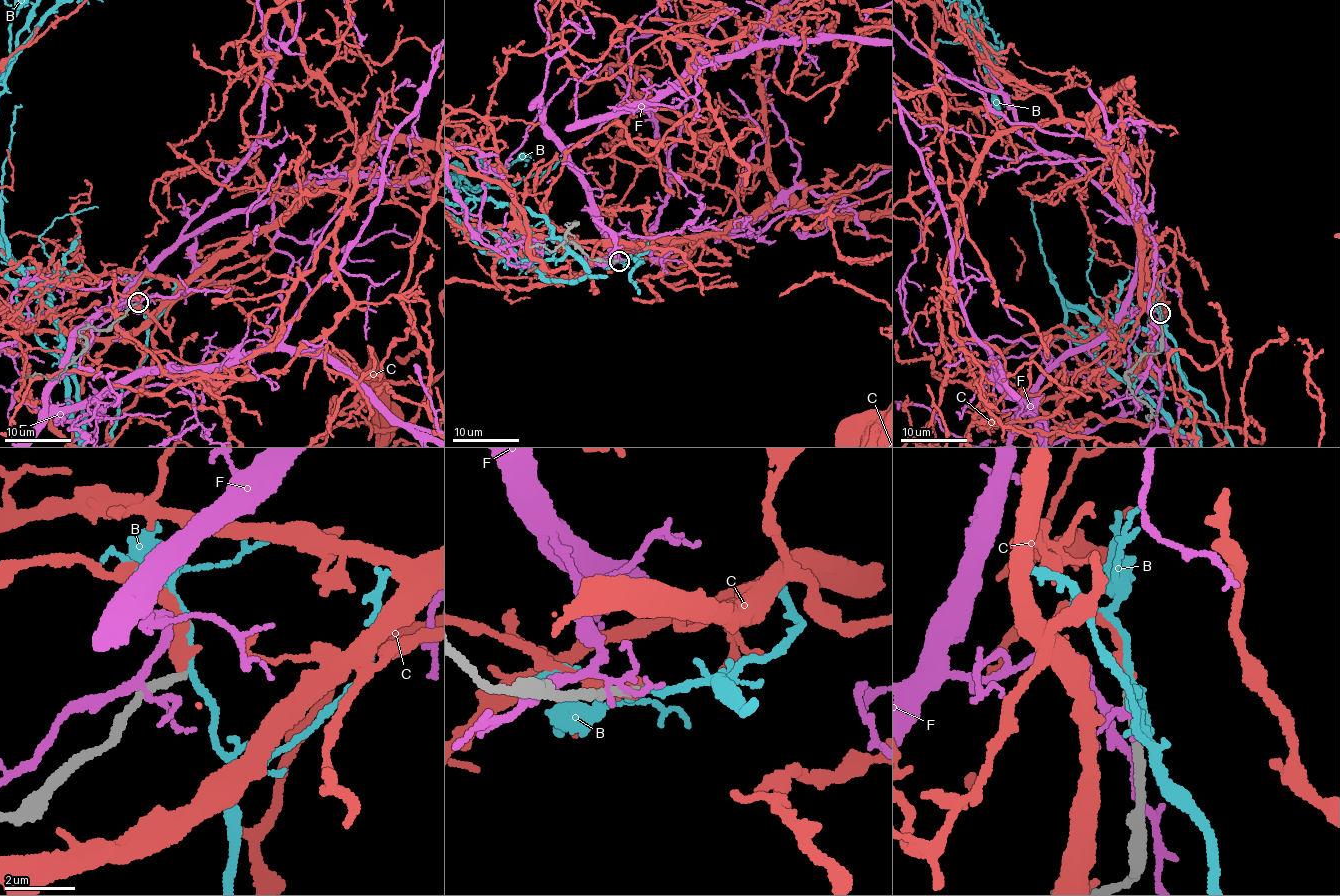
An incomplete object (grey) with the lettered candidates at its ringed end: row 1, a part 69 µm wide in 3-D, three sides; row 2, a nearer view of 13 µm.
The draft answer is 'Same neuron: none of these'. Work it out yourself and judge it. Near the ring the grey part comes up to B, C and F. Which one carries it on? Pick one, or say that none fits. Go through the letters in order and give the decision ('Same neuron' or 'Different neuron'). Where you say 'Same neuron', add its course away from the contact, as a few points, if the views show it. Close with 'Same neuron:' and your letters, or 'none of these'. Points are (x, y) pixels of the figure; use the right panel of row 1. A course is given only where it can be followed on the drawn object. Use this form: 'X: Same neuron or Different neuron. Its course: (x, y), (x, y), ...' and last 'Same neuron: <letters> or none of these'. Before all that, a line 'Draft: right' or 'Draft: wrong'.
Draft: right
B: Different neuron
C: Different neuron
F: Different neuron
Same neuron: none of these

